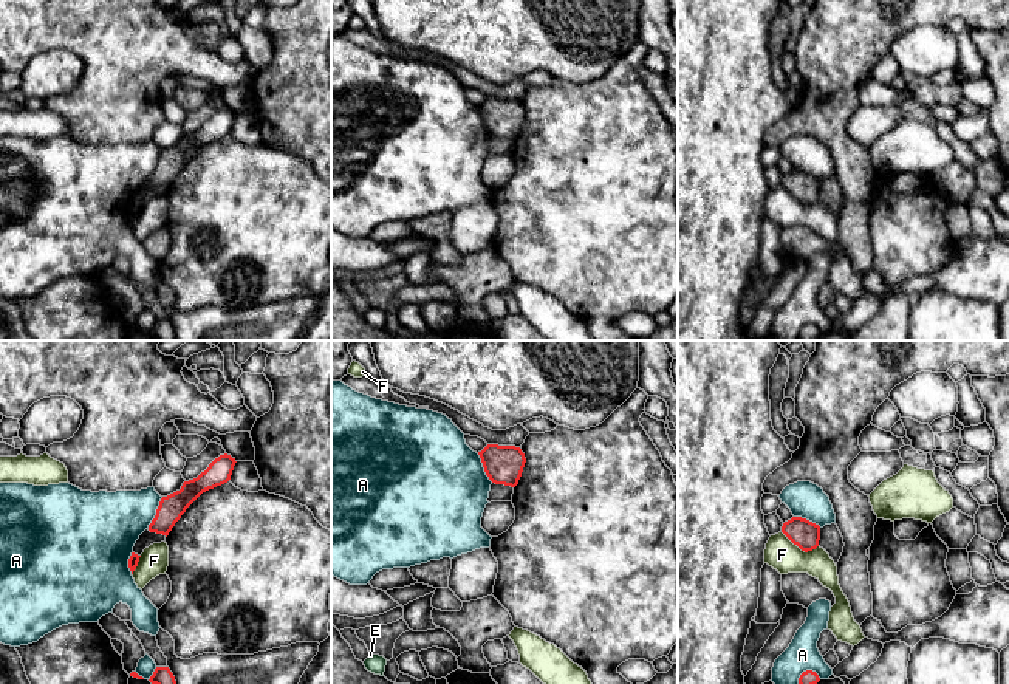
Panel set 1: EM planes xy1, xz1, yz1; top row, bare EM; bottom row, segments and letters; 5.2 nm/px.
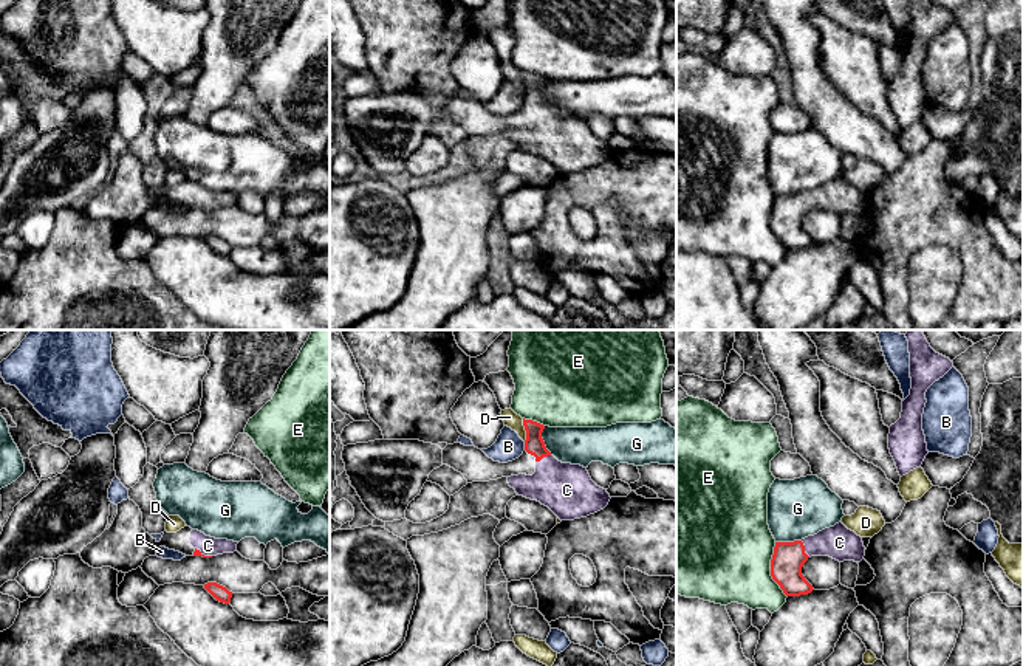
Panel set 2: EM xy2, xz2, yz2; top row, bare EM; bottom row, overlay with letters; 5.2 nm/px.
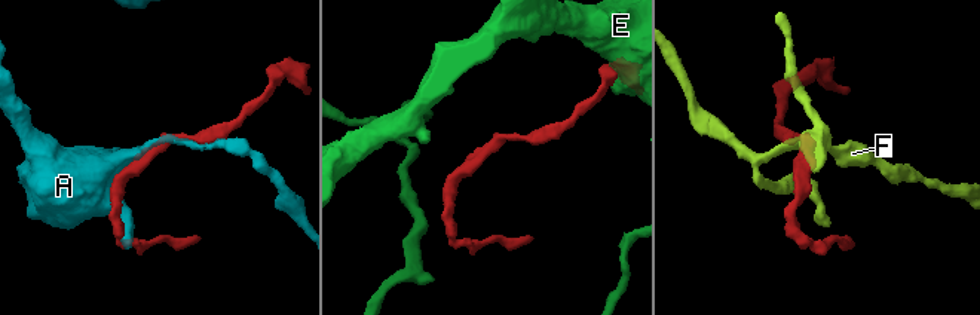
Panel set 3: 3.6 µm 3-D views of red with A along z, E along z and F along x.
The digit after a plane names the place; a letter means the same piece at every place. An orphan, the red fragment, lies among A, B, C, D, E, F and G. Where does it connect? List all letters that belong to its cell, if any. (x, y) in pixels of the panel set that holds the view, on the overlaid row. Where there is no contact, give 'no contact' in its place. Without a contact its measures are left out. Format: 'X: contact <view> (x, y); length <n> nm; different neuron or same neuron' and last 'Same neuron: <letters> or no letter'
A: contact xy1 (157, 512); length 180 nm; different neuron
B: contact xz2 (525, 446); length 50 nm; different neuron
C: contact yz2 (804, 549); length 100 nm; same neuron
D: contact xz2 (525, 429); length 120 nm; different neuron
E: contact yz2 (771, 570); length 300 nm; different neuron
F: contact yz1 (800, 548); length 200 nm; different neuron
G: contact xz2 (542, 440); length 160 nm; different neuron
Same neuron: C

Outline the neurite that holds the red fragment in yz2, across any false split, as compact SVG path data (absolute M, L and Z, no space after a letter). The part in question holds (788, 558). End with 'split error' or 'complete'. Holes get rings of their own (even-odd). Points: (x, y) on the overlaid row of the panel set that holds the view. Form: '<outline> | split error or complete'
M842 522L802 541L775 542L771 576L786 596L808 595L814 590L802 575L802 567L811 556L830 556L839 562L860 562L865 547L862 537Z | split error

